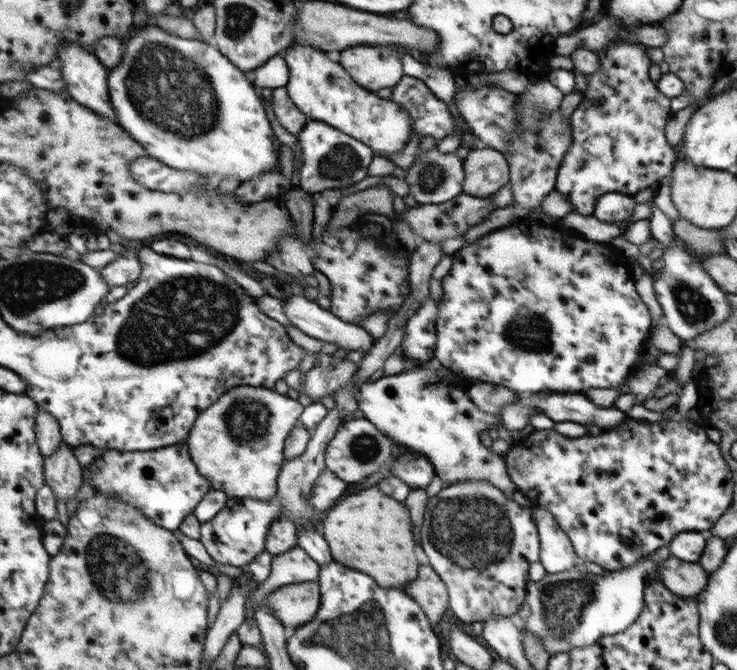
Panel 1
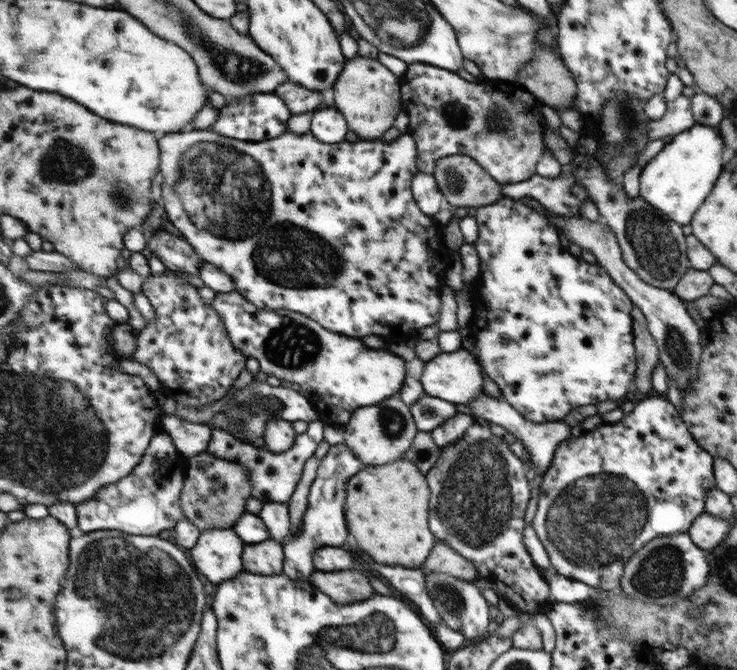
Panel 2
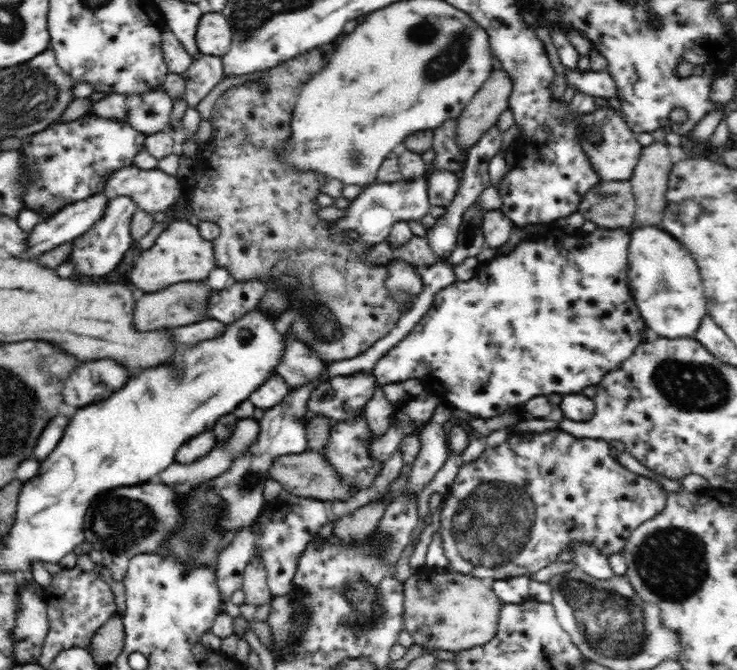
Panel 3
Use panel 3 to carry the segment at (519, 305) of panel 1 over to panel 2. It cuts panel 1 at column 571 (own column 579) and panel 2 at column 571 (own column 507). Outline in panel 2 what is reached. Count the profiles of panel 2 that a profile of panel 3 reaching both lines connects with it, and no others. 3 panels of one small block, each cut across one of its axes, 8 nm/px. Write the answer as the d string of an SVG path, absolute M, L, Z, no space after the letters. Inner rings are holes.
M506 196L492 203L477 209L476 222L478 223L478 238L473 245L476 247L480 257L481 272L478 280L475 316L469 328L473 328L474 339L476 339L478 361L490 379L494 381L502 392L502 397L506 402L513 405L515 409L529 422L535 424L545 424L563 421L564 417L578 406L588 406L606 400L616 400L626 396L628 386L634 378L636 370L636 356L634 356L634 334L632 334L632 302L625 290L620 290L616 282L606 274L606 269L598 264L582 262L568 254L562 248L562 242L558 240L558 232L554 230L554 224L550 224L544 215L540 216L538 211L522 203L521 199L513 200Z

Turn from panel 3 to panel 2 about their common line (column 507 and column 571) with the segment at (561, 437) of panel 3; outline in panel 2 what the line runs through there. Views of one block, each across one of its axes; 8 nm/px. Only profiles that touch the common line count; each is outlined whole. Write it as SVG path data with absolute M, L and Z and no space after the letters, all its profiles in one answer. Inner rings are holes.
M662 395L647 396L644 399L636 400L634 409L624 416L620 422L604 424L597 430L588 431L588 434L583 432L577 440L568 438L556 447L554 458L548 470L542 476L541 494L538 499L538 509L532 522L531 532L535 535L535 539L544 544L546 552L548 552L548 558L550 558L551 568L555 573L579 580L584 584L588 584L588 586L600 588L600 590L618 591L621 579L625 574L622 568L624 568L626 562L642 547L648 546L652 540L658 537L688 532L692 524L696 522L697 516L705 514L709 492L712 491L712 487L716 486L713 456L697 443L696 438L693 437L678 410Z

